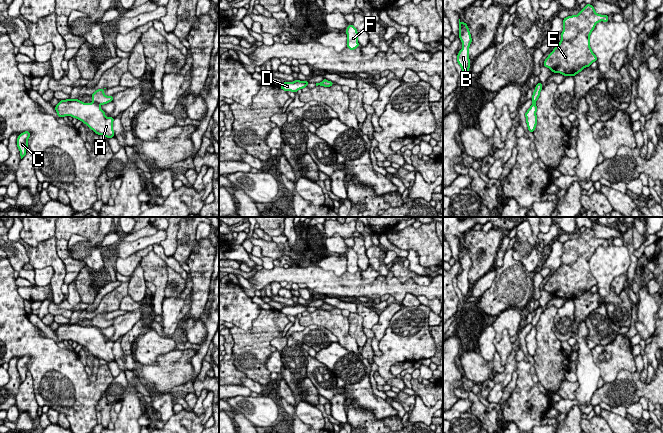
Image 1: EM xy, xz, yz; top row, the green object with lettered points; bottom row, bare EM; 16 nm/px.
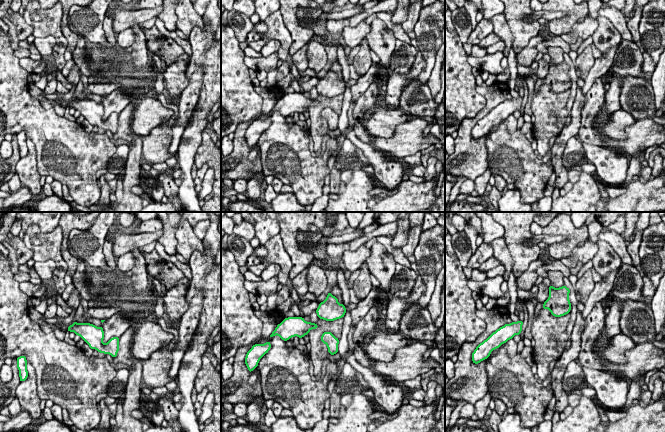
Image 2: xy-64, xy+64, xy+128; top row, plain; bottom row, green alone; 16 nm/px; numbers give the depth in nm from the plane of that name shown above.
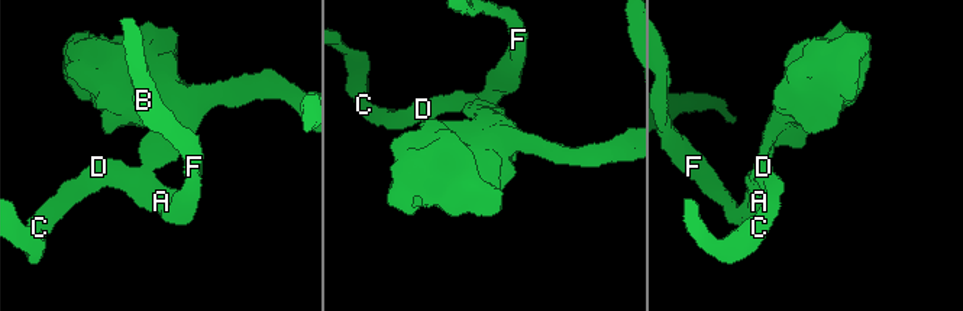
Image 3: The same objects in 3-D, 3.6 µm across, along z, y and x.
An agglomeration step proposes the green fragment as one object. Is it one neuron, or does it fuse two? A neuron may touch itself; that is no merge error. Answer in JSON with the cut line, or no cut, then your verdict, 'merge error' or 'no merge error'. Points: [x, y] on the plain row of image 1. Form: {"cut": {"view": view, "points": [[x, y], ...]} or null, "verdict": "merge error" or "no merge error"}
{"cut": {"view": "xy", "points": [[93, 325], [98, 329]]}, "verdict": "merge error"}

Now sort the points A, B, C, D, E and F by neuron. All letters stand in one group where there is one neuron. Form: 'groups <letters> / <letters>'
groups A B C D F / E

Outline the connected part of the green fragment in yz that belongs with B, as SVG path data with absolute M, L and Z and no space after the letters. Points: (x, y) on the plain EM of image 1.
M459 243L459 262L462 266L462 273L457 279L457 286L460 289L464 299L469 297L470 283L469 283L469 271L472 266L469 252L465 246L461 247Z

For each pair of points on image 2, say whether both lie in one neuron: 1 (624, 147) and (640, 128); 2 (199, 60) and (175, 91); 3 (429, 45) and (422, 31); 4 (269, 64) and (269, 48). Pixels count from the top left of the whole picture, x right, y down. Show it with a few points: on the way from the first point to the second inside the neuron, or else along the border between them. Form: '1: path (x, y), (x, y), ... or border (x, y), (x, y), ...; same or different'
1: path (629, 142), (638, 133); same
2: border (190, 58), (186, 71), (188, 84), (178, 98); different
3: path (429, 42), (425, 34); same
4: border (276, 51), (262, 56); different

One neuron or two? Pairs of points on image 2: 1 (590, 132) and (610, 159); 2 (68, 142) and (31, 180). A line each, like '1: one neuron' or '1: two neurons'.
1: two neurons
2: two neurons

